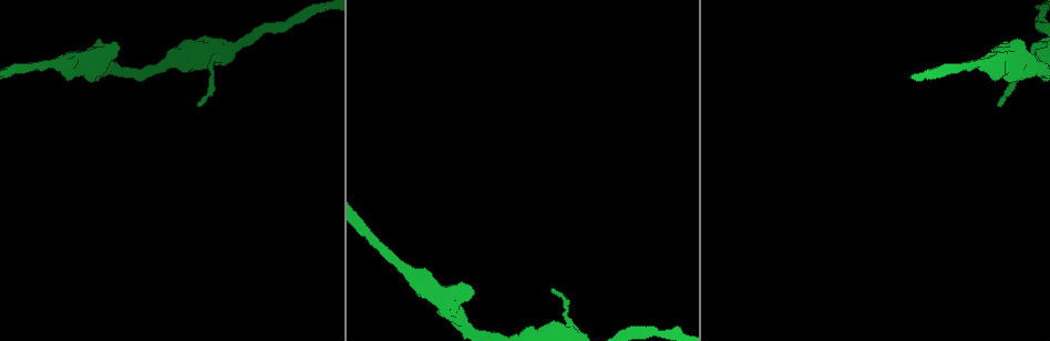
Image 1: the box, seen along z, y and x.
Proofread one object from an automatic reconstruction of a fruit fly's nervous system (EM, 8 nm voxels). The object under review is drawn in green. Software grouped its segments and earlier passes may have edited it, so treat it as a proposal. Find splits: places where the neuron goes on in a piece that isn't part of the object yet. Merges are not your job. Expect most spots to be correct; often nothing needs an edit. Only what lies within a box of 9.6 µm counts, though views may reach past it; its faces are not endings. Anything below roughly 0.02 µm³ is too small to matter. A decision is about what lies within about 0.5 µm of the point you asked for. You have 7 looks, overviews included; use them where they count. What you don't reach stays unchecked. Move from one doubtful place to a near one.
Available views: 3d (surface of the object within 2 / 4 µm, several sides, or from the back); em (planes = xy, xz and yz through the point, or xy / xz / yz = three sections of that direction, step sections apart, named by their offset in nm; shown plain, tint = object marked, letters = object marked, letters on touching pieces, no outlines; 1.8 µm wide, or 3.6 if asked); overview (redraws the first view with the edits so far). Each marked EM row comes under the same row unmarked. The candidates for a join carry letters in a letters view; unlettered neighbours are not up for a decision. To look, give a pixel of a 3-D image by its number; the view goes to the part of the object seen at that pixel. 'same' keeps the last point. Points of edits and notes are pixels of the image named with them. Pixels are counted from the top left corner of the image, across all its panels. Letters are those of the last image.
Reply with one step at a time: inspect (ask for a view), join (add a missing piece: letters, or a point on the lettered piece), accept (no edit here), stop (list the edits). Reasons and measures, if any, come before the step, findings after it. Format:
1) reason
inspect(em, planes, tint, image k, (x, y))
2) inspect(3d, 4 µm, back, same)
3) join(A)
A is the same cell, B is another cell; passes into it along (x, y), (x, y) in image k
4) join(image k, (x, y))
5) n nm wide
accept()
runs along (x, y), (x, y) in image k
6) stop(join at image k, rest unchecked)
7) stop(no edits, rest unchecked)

branch stops here
inspect(em, planes, tint, image 1, (198, 105))

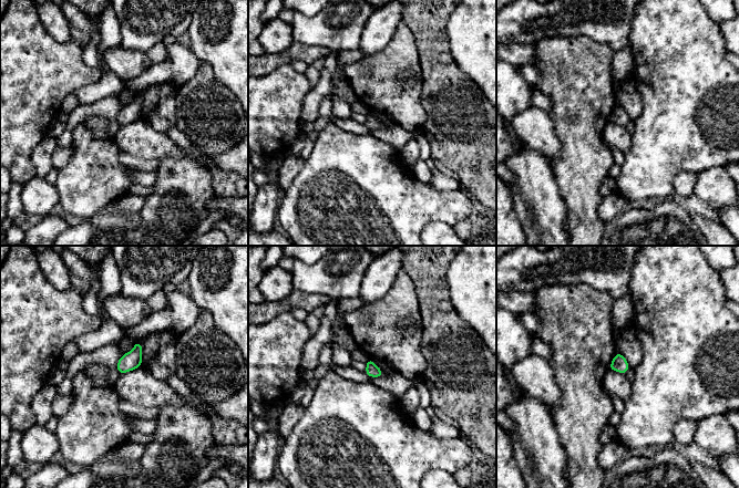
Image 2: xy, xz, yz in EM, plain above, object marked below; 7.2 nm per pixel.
inspect(em, planes, letters, same)

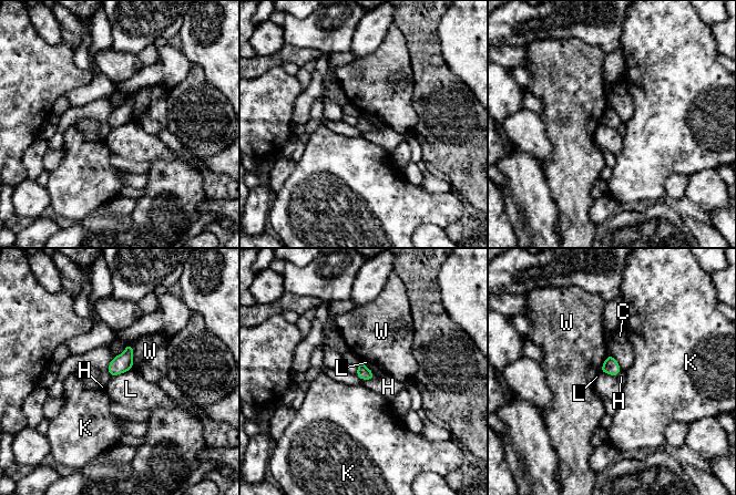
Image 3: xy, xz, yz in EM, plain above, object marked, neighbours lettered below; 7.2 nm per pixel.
accept()
C, H, K, L and W are other cells; border along (132, 368), (111, 377) in image 3; none of them fits

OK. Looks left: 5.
calibre changes
inspect(3d, 2 µm, image 1, (416, 282))

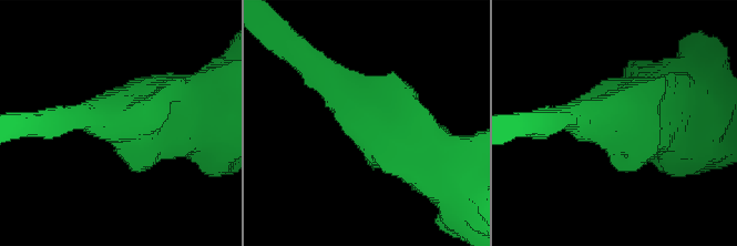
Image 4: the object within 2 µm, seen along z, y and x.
arms of 240, 600 nm; need the tissue
inspect(em, planes, tint, image 4, (367, 117))

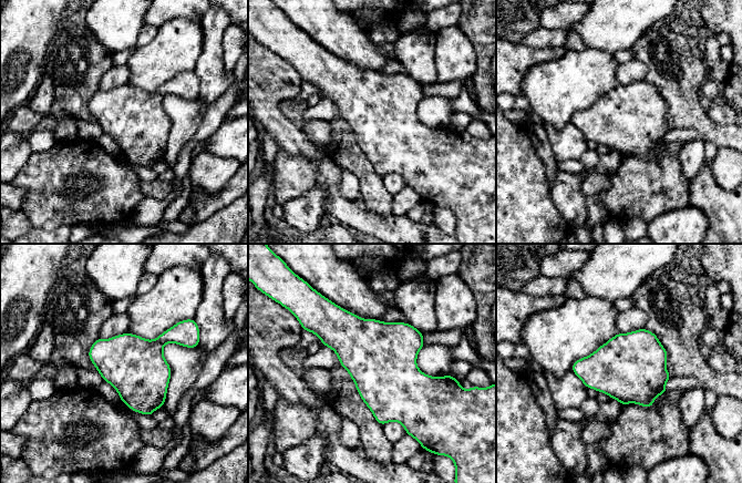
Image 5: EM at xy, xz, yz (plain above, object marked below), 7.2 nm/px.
see the neighbours
inspect(em, planes, letters, same)

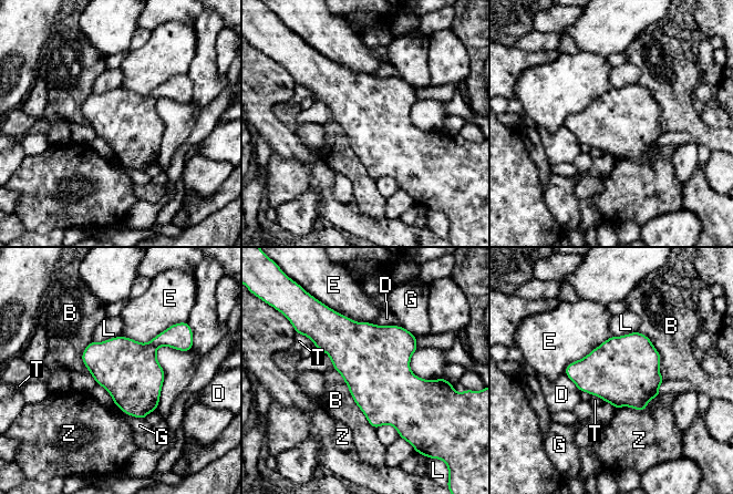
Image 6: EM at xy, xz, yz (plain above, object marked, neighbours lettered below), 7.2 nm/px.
440 nm wide
accept()
B, D, E, G, L, T and Z are other cells; border along (334, 369), (374, 429) in image 6; none of them fits

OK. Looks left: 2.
stop(no edits, rest unchecked)

